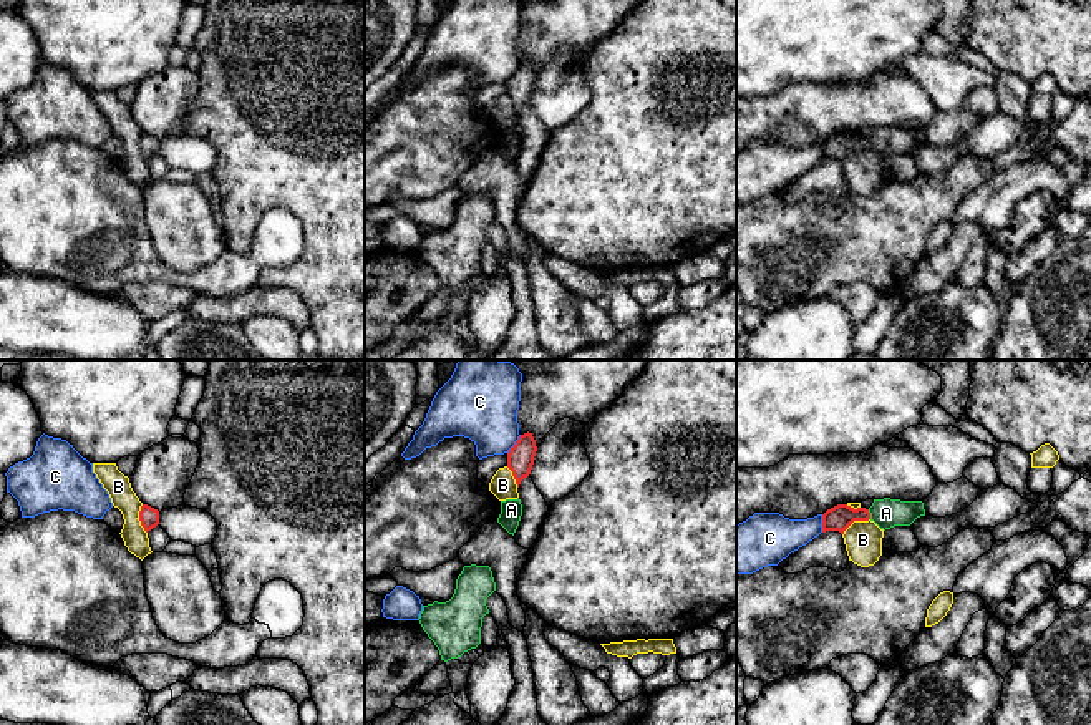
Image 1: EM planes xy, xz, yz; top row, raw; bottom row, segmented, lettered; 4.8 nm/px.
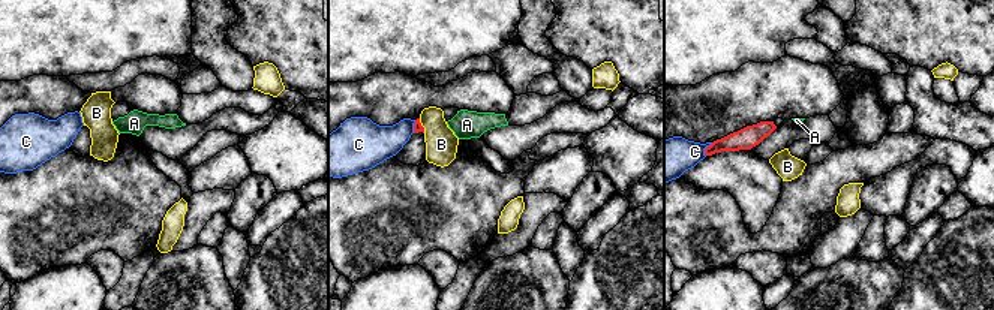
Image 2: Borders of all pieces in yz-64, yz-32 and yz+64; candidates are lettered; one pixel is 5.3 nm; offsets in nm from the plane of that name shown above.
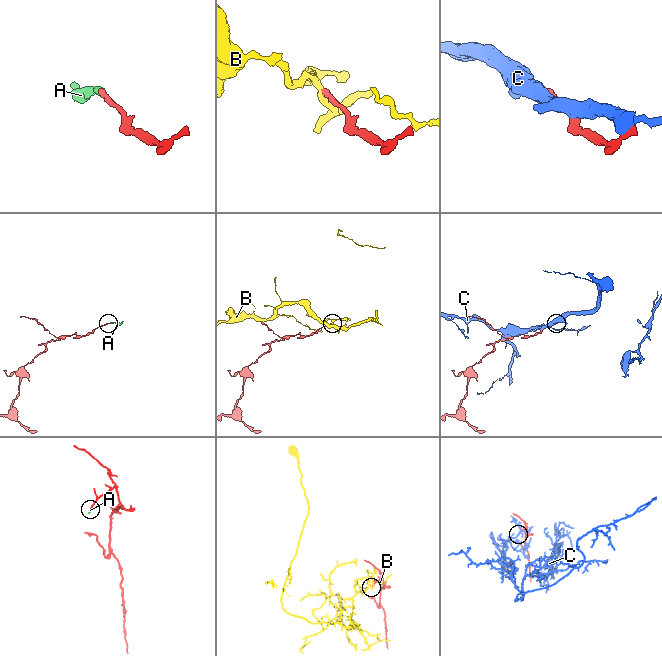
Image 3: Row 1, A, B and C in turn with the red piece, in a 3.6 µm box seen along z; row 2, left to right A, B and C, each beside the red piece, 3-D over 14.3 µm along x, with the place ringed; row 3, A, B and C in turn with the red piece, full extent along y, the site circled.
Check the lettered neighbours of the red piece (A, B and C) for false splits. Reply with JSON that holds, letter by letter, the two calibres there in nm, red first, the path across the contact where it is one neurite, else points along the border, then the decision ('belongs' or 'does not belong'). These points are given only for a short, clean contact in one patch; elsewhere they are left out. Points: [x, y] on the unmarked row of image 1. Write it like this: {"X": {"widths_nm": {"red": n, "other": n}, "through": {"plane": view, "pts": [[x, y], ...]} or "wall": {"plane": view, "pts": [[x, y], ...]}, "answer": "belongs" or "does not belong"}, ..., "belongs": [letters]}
{"A": {"widths_nm": {"red": 120, "other": 150}, "through": {"plane": "yz", "pts": [[839, 146], [844, 143], [869, 143], [886, 141]]}, "answer": "belongs"}, "B": {"widths_nm": {"red": 120, "other": 180}, "wall": {"plane": "yz", "pts": [[869, 146], [854, 150], [843, 163]]}, "answer": "does not belong"}, "C": {"widths_nm": {"red": 130, "other": 340}, "answer": "does not belong"}, "belongs": ["A"]}

